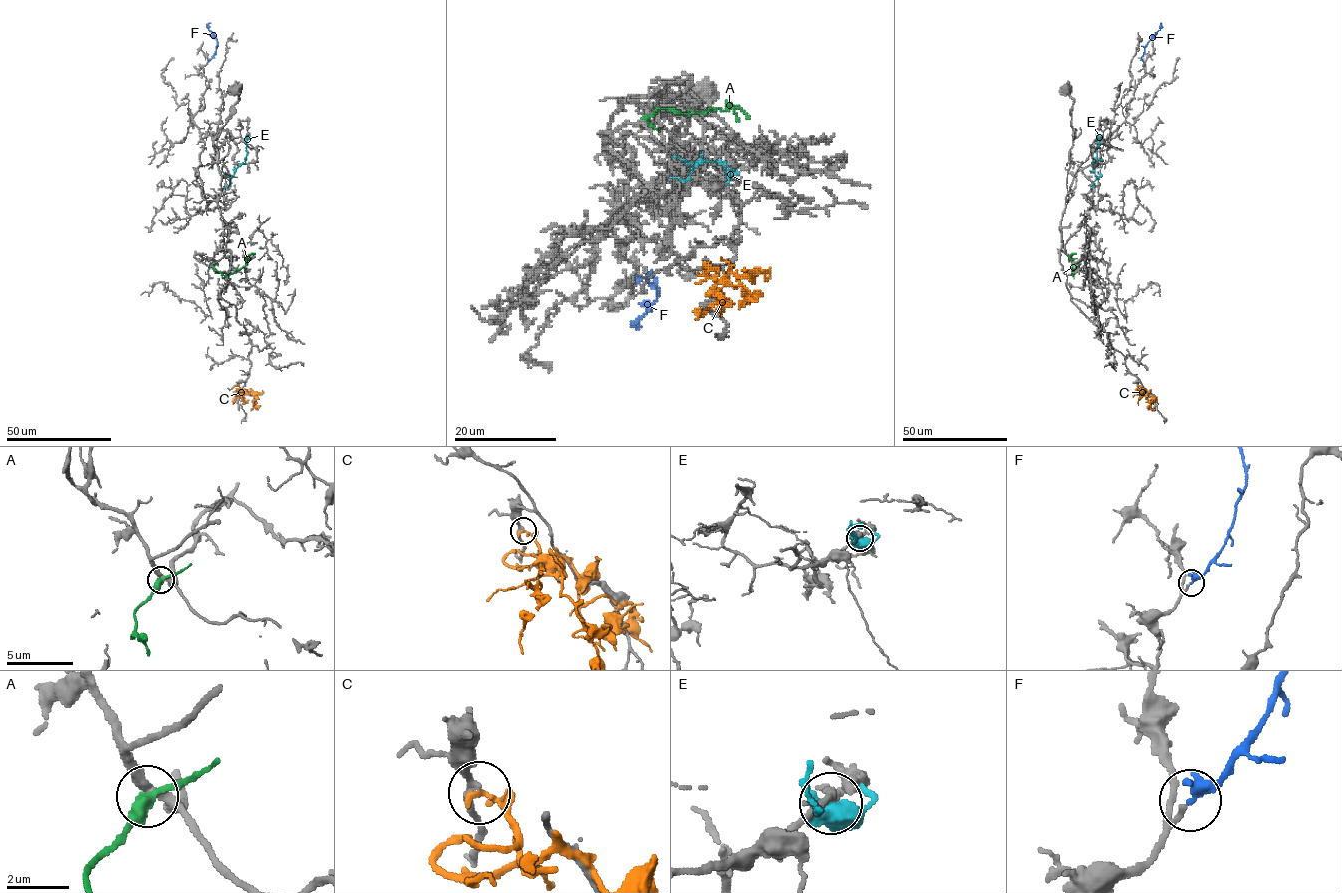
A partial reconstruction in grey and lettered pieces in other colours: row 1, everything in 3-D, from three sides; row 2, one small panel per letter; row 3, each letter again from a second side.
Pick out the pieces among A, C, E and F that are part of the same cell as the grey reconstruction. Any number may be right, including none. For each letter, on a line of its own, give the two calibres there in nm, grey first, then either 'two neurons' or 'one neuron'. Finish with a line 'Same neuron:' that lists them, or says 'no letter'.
A: calibres 340 and 360 nm; two neurons
C: calibres 220 and 160 nm; two neurons
E: calibres 180 and 440 nm; two neurons
F: calibres 110 and 240 nm; one neuron
Same neuron: F

